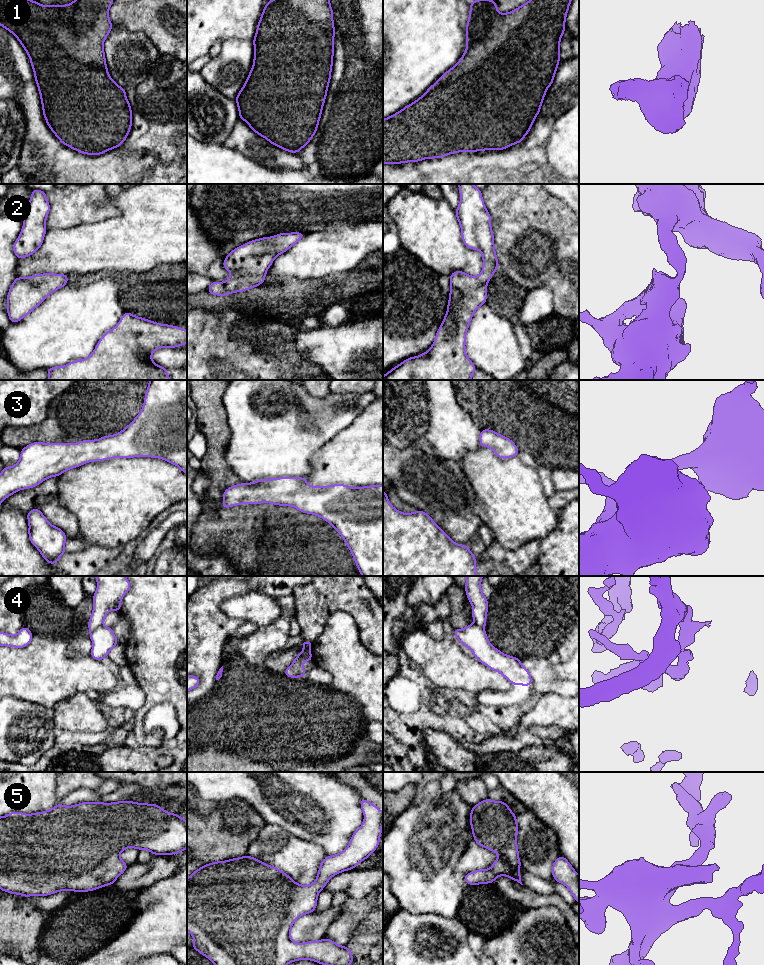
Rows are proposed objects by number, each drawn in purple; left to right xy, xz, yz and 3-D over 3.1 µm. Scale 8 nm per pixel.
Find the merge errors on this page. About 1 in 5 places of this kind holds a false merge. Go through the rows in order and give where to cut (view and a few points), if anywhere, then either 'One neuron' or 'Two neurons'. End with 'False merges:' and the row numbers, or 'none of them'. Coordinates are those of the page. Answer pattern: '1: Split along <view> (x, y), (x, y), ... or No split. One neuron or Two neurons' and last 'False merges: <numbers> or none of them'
1: No split. One neuron
2: No split. One neuron
3: No split. One neuron
4: Split along xy (103, 624), (90, 632). Two neurons
5: No split. One neuron
False merges: 4

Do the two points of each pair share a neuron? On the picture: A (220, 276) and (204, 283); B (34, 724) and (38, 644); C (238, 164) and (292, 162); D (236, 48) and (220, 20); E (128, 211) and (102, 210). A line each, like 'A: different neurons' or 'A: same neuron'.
A: different neurons
B: different neurons
C: different neurons
D: different neurons
E: different neurons

